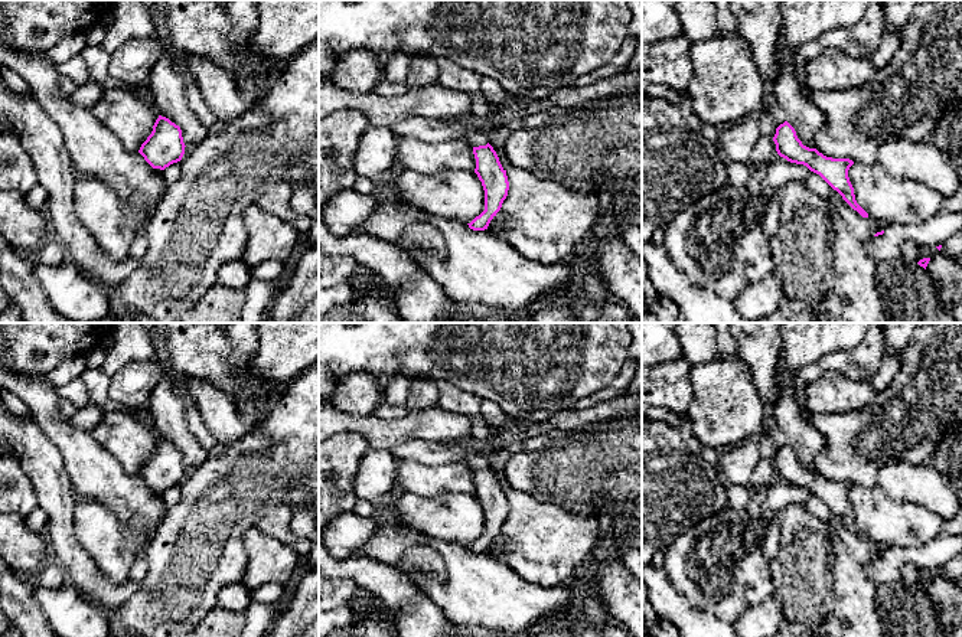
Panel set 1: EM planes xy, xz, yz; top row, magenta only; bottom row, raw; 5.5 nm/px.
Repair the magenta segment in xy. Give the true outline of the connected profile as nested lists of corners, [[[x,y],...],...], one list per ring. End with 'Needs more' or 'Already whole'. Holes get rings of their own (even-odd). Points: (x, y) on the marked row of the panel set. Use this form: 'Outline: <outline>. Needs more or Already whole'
Outline: [[[159,115],[151,134],[141,144],[138,153],[153,169],[164,170],[182,160],[185,147],[180,127]]]. Already whole

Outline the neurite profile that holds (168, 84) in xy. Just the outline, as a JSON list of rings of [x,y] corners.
[[[151,12],[151,19],[153,39],[164,45],[164,53],[151,68],[149,88],[162,110],[162,117],[179,125],[185,146],[193,147],[208,137],[208,127],[187,107],[185,94],[187,78],[179,69],[179,56],[169,40],[163,16]]]

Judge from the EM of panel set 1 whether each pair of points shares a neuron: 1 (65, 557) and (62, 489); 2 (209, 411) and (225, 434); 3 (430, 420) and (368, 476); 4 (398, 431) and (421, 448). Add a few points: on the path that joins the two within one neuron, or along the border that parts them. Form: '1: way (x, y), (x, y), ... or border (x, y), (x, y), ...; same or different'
1: way (62, 539), (62, 506); same
2: way (215, 417), (225, 428); same
3: border (369, 447), (388, 451); different
4: border (444, 443), (411, 440), (388, 450); different

